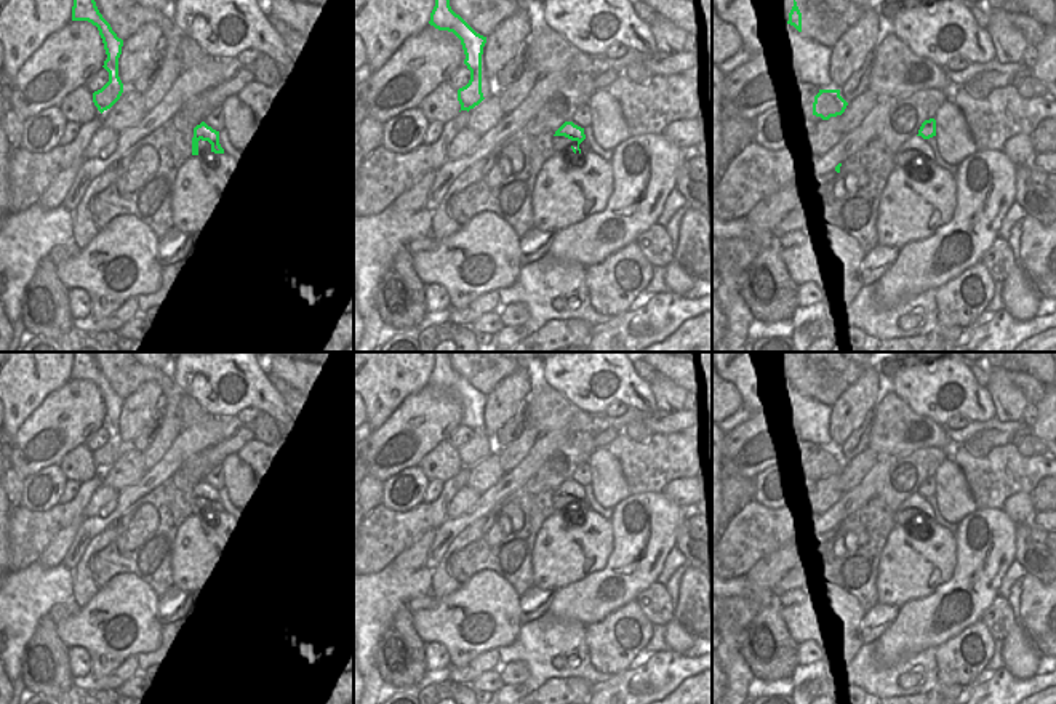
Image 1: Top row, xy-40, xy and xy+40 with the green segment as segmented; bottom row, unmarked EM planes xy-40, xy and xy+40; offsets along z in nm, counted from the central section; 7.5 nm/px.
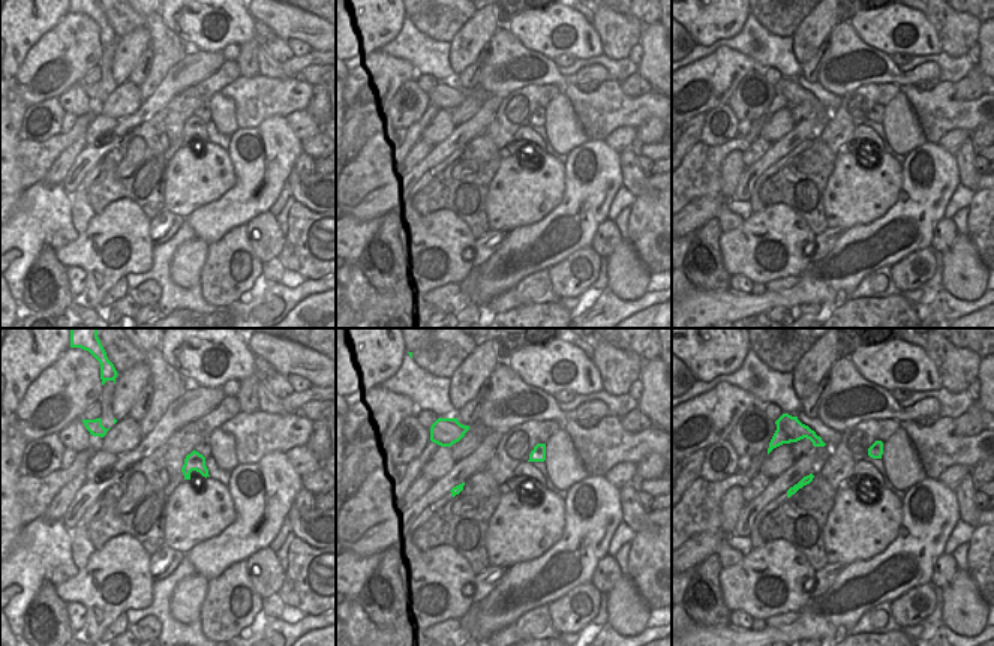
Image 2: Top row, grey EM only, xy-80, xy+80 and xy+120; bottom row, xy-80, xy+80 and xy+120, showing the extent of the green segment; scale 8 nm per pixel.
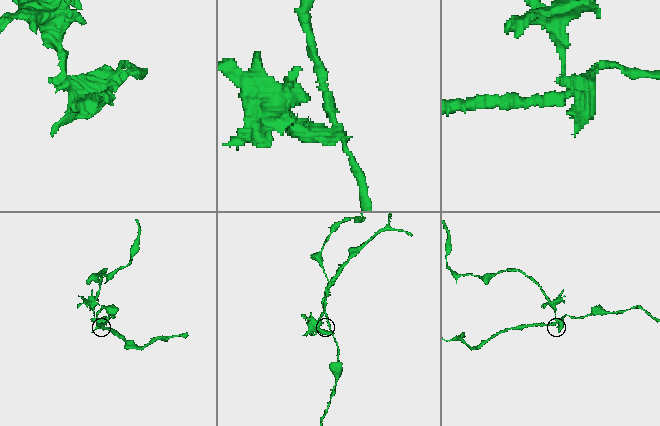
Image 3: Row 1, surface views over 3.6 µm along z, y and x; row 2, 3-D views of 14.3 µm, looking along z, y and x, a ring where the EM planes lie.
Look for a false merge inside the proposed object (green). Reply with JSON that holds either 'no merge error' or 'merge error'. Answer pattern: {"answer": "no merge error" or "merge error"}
{"answer": "merge error"}

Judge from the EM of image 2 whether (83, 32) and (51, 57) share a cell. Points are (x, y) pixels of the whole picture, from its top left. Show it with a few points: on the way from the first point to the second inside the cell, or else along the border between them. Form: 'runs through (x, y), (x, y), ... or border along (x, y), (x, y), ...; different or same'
runs through (75, 39), (59, 56); same

